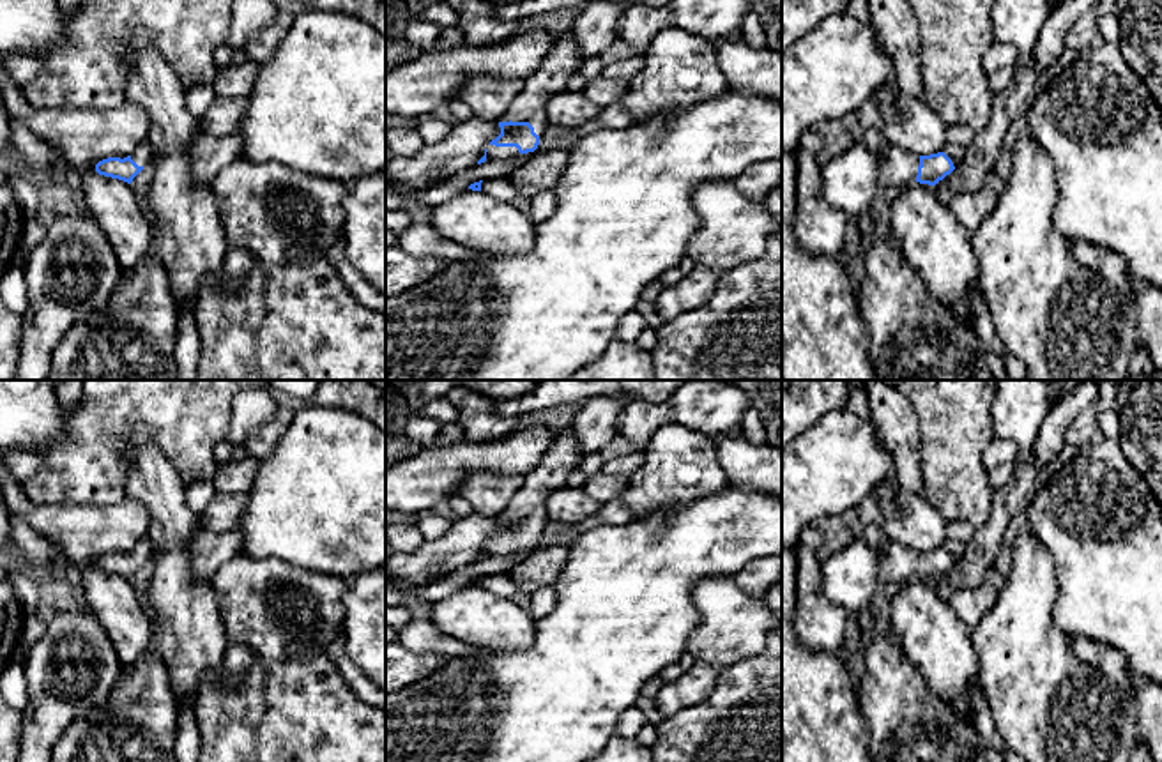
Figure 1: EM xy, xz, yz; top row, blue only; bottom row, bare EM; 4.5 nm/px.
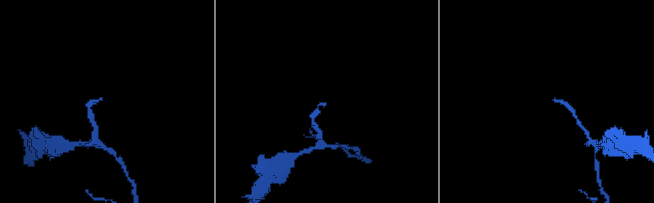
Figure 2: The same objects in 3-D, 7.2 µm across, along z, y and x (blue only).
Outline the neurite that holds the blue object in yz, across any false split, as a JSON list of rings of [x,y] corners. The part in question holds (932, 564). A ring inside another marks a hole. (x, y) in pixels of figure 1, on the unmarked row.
[[[890,541],[877,553],[877,580],[886,592],[895,585],[900,585],[911,578],[936,582],[955,562],[944,548],[918,552],[911,546]]]

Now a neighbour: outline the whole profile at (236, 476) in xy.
[[[246,454],[241,460],[218,463],[214,486],[218,493],[249,493],[256,479],[260,460]]]

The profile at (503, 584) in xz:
[[[511,573],[483,576],[481,587],[504,599],[511,599],[516,592],[516,583],[511,578]]]

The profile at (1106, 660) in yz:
[[[1068,636],[1068,647],[1079,661],[1086,663],[1128,691],[1134,674],[1123,652],[1111,645],[1091,642],[1082,636]]]

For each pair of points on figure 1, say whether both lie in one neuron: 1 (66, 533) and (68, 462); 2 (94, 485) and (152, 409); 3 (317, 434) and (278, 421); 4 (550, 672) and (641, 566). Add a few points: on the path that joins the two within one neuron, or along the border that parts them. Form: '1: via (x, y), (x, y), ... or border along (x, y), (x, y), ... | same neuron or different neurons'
1: border along (25, 494), (39, 504), (107, 506) | different neurons
2: via (94, 464), (94, 455), (131, 418) | same neuron
3: border along (305, 403), (262, 458) | different neurons
4: via (577, 646), (625, 598), (625, 593) | same neuron

